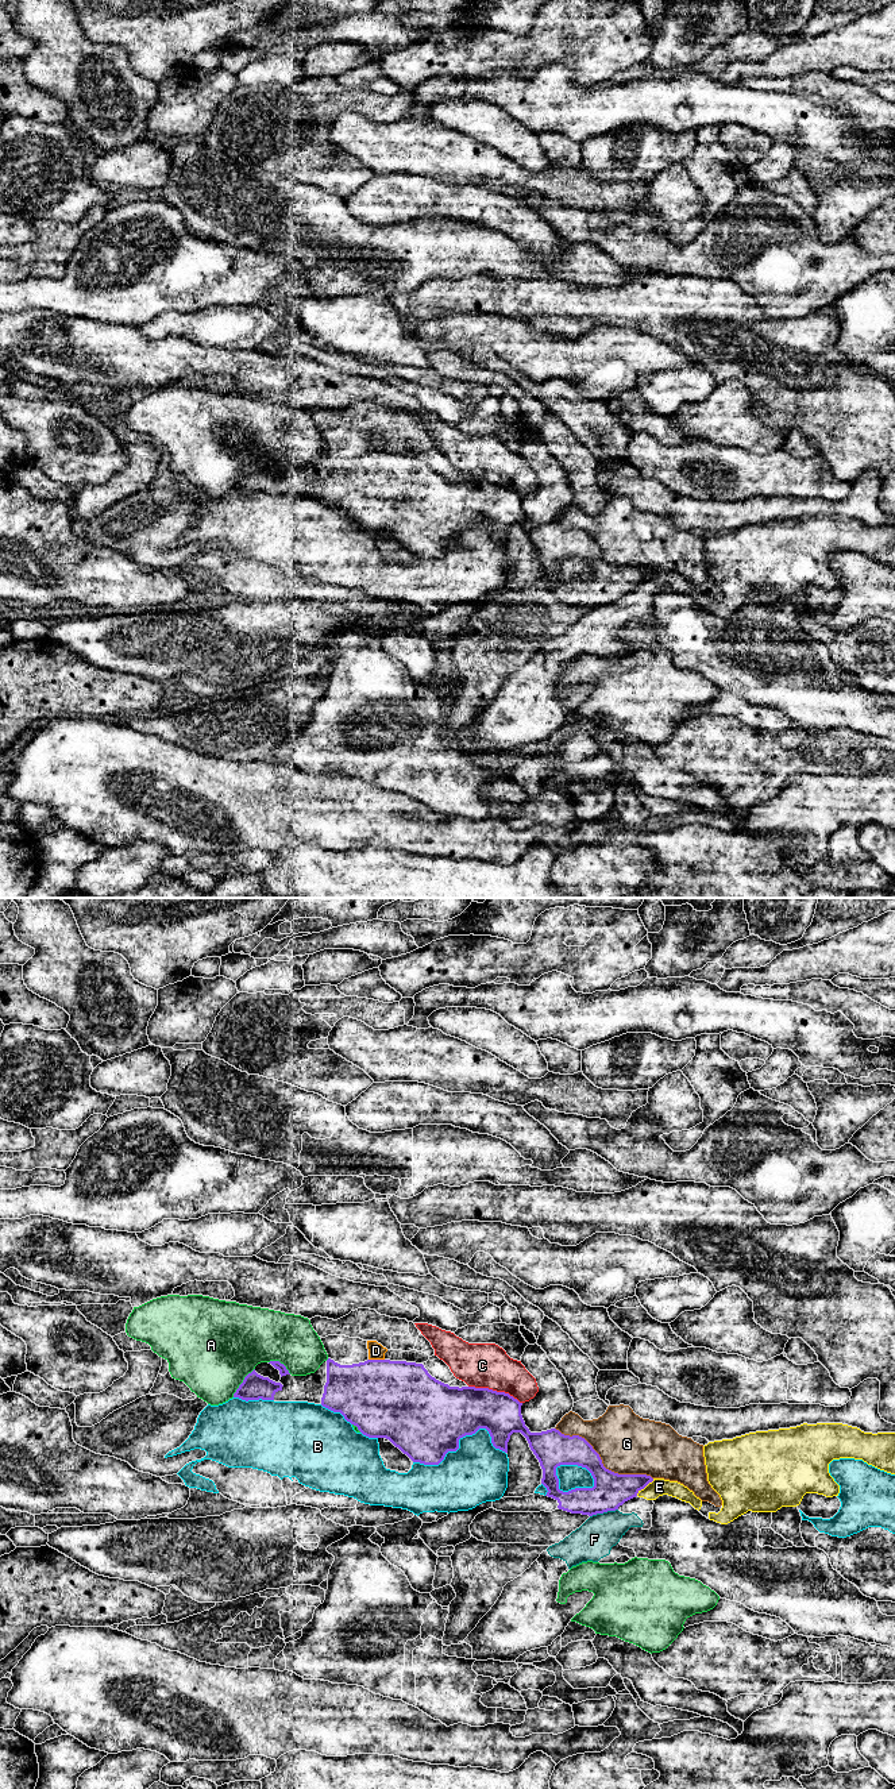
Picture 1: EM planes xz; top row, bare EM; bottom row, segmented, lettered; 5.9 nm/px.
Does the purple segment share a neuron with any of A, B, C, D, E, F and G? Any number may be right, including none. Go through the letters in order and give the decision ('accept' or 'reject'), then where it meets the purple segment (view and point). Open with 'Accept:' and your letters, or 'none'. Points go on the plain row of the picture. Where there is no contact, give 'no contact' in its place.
Accept: none
A: reject; contact xz (242, 475)
B: reject; contact xz (459, 531)
C: reject; contact xz (496, 484)
D: reject; contact xz (377, 452)
E: reject; contact xz (644, 579)
F: reject; contact xz (604, 604)
G: reject; contact xz (601, 555)

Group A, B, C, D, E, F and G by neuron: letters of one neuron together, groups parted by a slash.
A / B / C / D / E F / G

